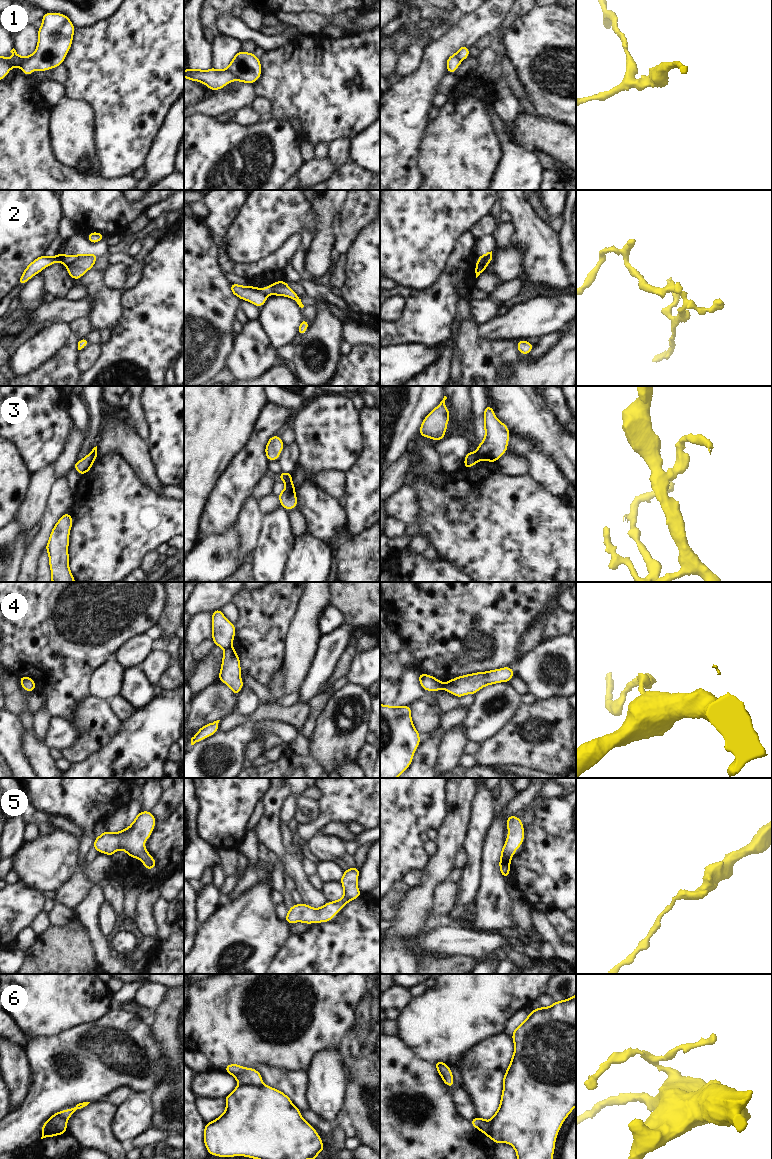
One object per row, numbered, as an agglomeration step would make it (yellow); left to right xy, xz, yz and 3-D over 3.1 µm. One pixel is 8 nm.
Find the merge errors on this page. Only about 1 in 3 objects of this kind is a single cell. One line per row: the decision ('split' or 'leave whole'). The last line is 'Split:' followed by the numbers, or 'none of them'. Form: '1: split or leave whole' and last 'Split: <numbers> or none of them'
1: split
2: split
3: split
4: split
5: leave whole
6: split
Split: 1, 2, 3, 4, 6

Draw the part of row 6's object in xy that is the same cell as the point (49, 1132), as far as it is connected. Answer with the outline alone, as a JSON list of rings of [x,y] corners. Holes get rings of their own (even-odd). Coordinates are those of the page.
[[[42,1126],[41,1132],[42,1132],[42,1137],[41,1137],[41,1139],[46,1138],[46,1137],[53,1137],[53,1136],[56,1136],[56,1135],[62,1135],[62,1134],[64,1134],[64,1133],[67,1133],[67,1131],[65,1130],[65,1131],[57,1134],[57,1133],[53,1130],[53,1128],[52,1128],[51,1126],[49,1126],[48,1129],[46,1129],[46,1128],[44,1128],[44,1127]]]

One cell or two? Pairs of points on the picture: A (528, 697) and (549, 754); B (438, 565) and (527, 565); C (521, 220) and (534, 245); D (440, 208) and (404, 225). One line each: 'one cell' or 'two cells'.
A: two cells
B: two cells
C: one cell
D: one cell

